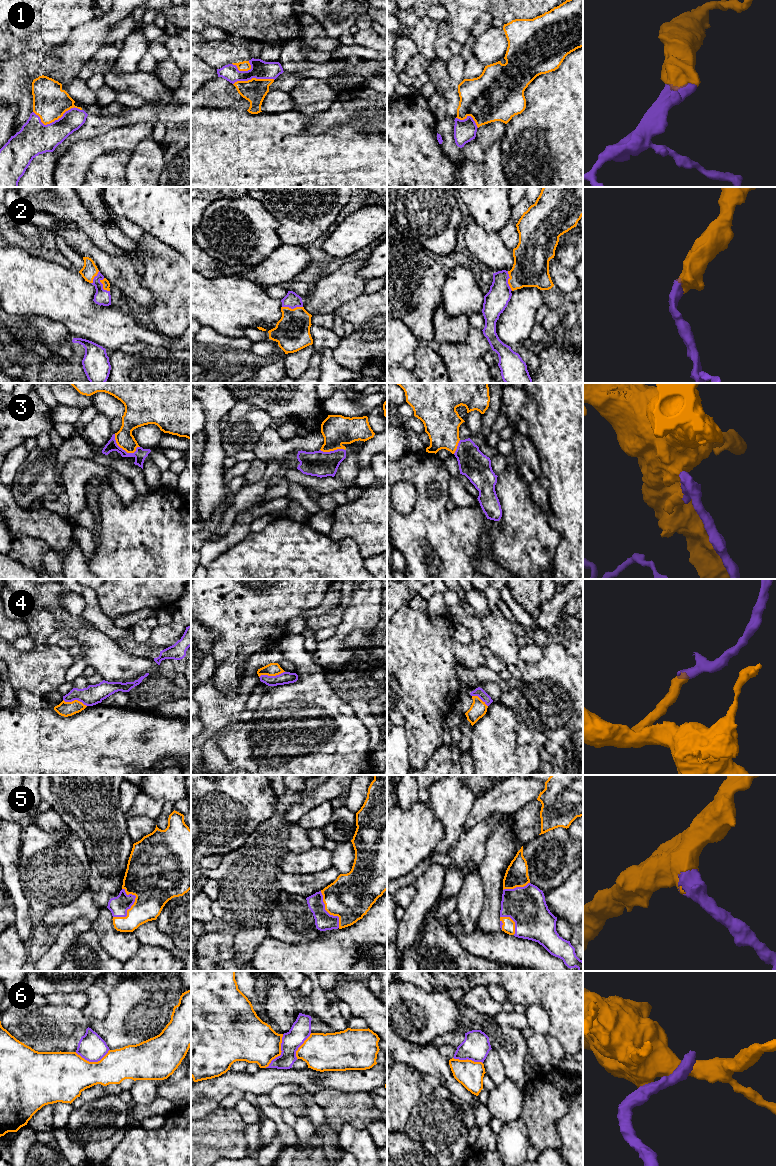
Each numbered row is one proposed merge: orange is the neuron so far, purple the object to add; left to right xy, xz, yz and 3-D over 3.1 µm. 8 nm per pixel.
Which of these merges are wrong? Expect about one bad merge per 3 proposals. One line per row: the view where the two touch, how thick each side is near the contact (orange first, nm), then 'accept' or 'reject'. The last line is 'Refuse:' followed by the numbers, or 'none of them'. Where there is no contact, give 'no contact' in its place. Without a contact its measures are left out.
1: meets orange in xy; 280 nm thick on the orange side, 260 nm on the other; accept
2: meets orange in xz; 280 nm thick on the orange side, 120 nm on the other; accept
3: meets orange in xy; 160 nm thick on the orange side, 100 nm on the other; reject
4: meets orange in xz; 110 nm thick on the orange side, 100 nm on the other; accept
5: meets orange in xy; 280 nm thick on the orange side, 150 nm on the other; accept
6: meets orange in xz; 360 nm thick on the orange side, 160 nm on the other; reject
Refuse: 3, 6

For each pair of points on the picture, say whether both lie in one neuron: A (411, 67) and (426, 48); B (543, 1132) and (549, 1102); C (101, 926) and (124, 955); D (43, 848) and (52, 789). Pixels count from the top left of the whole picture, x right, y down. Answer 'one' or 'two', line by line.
A: two
B: one
C: one
D: two

